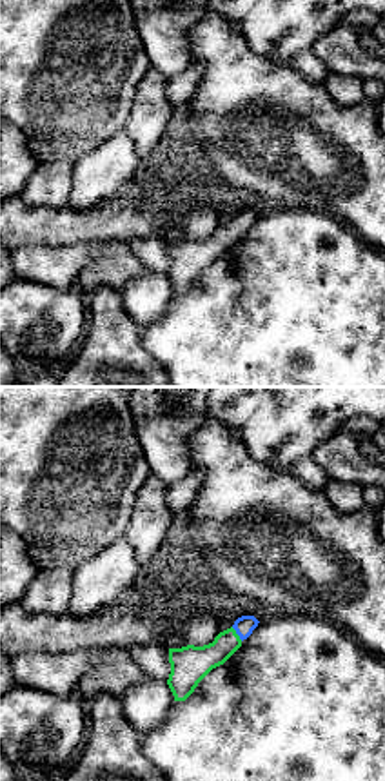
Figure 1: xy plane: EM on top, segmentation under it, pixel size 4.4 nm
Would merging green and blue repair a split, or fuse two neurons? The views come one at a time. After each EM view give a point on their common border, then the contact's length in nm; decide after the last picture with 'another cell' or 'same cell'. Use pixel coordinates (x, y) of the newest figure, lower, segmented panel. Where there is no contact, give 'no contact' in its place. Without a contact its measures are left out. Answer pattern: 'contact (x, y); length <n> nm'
contact (236, 634); length 80 nm

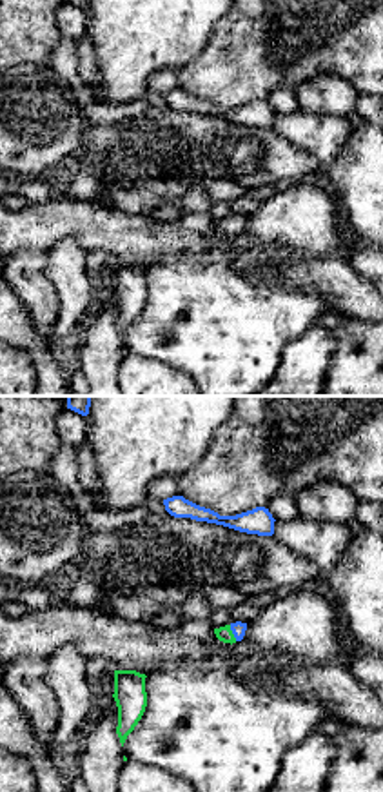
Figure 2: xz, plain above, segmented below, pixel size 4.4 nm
contact (231, 633); length 80 nm

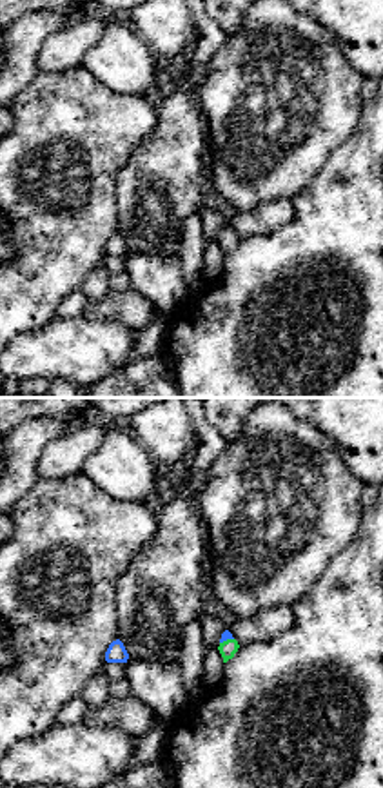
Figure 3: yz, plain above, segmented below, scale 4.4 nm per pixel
contact (227, 640); length 70 nm

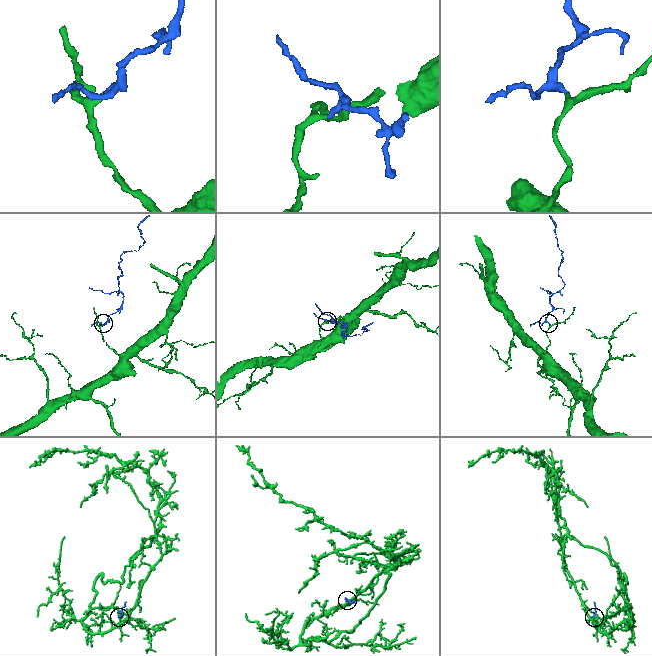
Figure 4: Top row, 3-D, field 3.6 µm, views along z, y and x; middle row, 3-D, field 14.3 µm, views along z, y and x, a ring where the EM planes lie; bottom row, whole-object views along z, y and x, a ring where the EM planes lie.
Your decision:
same cell

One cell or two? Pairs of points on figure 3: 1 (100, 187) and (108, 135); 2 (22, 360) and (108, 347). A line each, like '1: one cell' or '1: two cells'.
1: one cell
2: one cell

